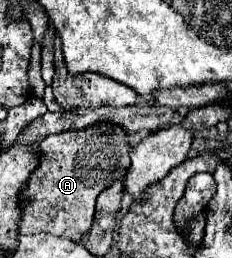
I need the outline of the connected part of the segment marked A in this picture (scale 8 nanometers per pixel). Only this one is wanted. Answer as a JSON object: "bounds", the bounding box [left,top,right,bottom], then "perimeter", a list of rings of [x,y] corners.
{"bounds":[19,122,131,242],"perimeter":[[[97,122],[87,130],[67,130],[51,134],[33,144],[41,158],[39,168],[33,172],[23,198],[23,216],[19,234],[53,234],[79,242],[93,224],[93,210],[97,196],[115,180],[123,180],[127,172],[131,144],[127,130],[111,122]]]}

